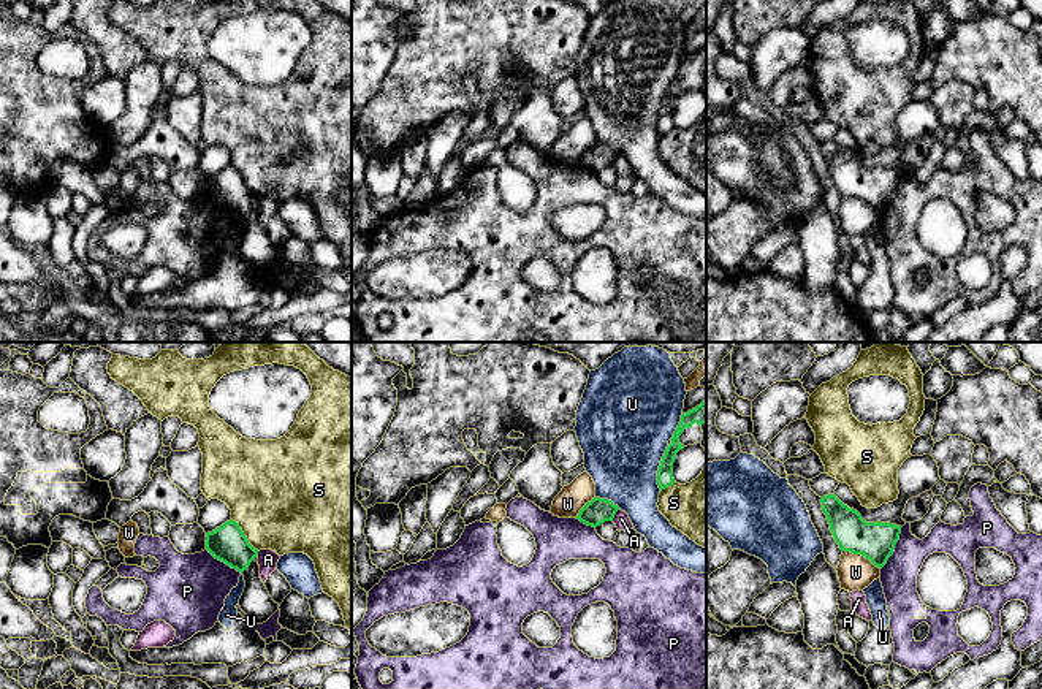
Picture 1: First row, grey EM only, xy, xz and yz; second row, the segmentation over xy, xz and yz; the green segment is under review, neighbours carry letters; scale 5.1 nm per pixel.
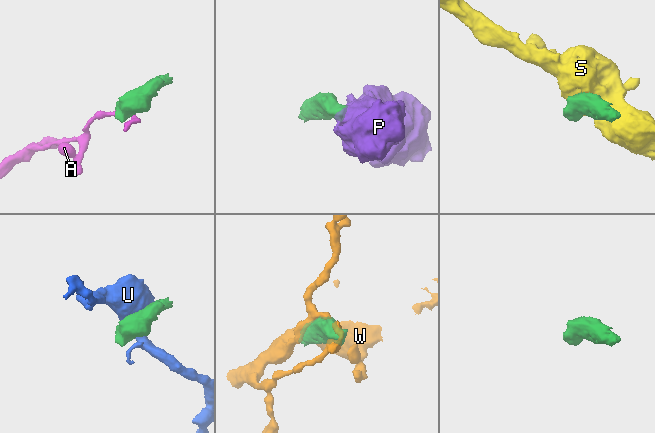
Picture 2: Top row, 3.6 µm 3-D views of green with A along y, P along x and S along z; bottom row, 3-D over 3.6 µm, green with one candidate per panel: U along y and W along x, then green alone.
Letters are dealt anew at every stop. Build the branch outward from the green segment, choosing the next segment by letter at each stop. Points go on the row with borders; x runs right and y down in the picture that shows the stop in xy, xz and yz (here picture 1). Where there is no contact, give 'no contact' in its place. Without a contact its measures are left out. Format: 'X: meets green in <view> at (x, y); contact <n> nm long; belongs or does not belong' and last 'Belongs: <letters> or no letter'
A: meets green in xz at (615, 513); contact 80 nm long; does not belong
P: meets green in yz at (893, 548); contact 240 nm long; does not belong
S: meets green in xy at (244, 536); contact 220 nm long; does not belong
U: meets green in xz at (659, 468); contact 240 nm long; does not belong
W: meets green in yz at (862, 555); contact 220 nm long; does not belong
Belongs: no letter

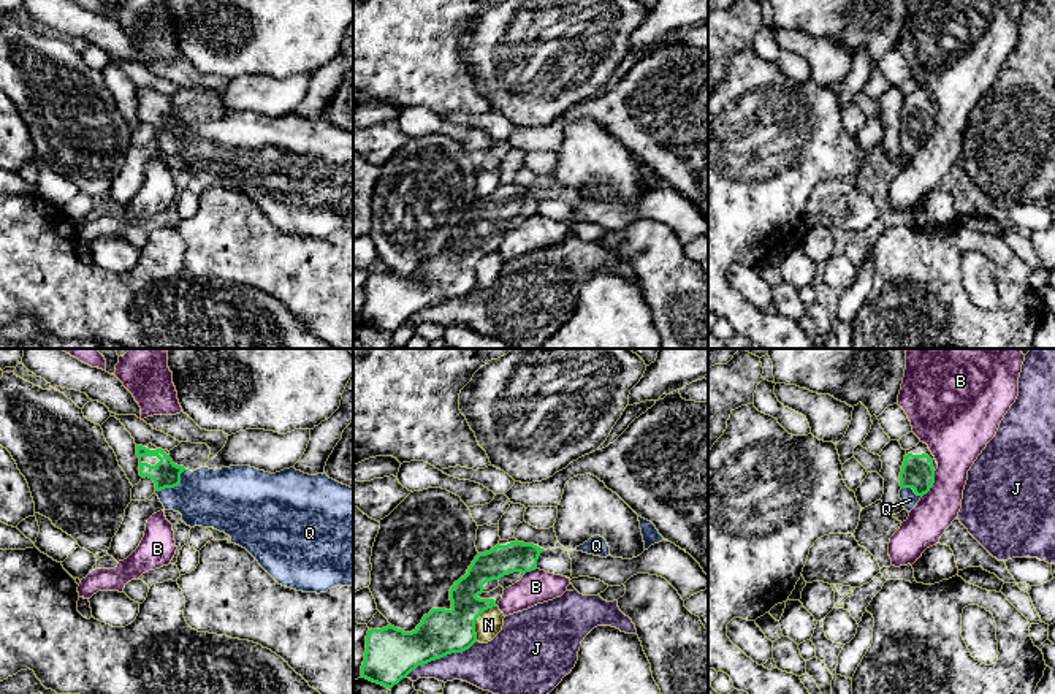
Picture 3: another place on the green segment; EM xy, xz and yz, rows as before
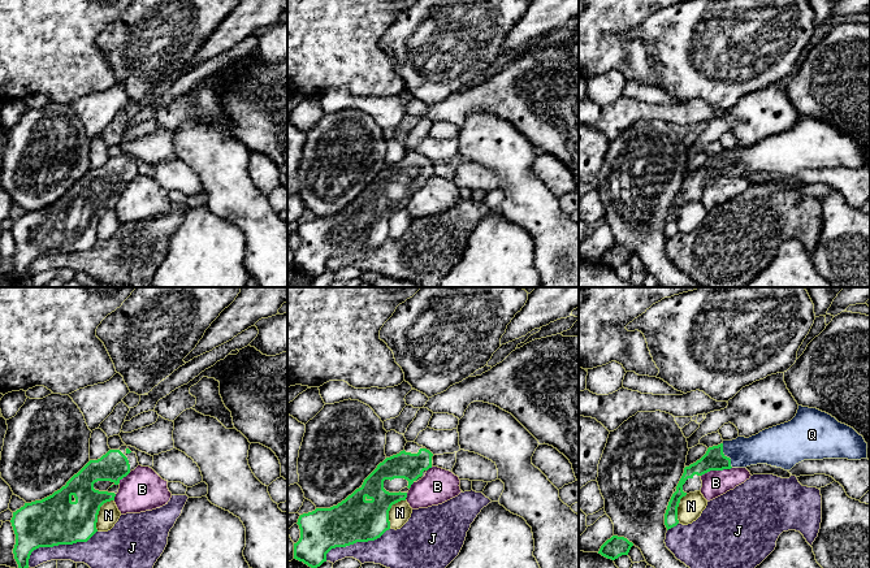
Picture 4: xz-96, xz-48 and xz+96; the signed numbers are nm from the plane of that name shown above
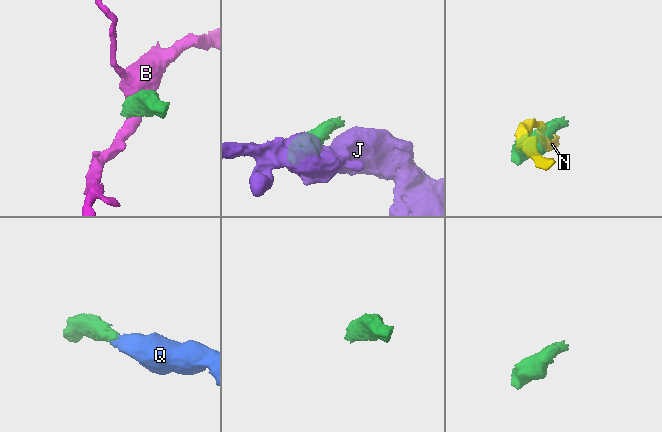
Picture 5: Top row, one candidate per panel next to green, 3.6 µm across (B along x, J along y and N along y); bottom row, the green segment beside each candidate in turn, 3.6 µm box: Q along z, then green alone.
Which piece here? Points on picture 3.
B: meets green in yz at (932, 484); contact 150 nm long; does not belong
J: meets green in xz at (441, 656); contact 400 nm long; does not belong
N: meets green in xz at (476, 620); contact 220 nm long; does not belong
Q: meets green in xy at (175, 485); contact 200 nm long; belongs
Belongs: Q

